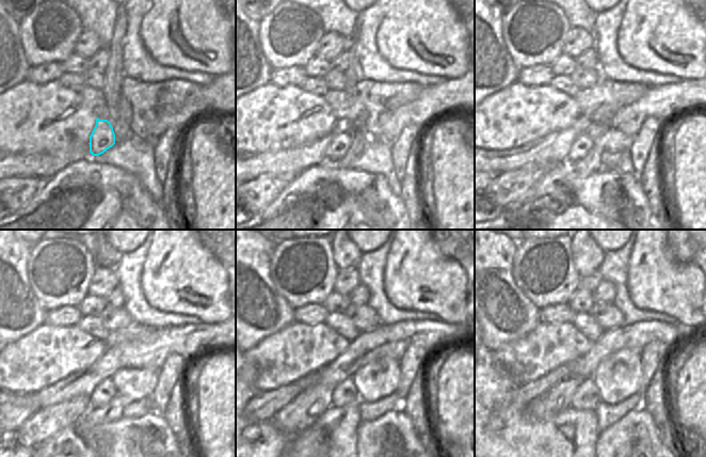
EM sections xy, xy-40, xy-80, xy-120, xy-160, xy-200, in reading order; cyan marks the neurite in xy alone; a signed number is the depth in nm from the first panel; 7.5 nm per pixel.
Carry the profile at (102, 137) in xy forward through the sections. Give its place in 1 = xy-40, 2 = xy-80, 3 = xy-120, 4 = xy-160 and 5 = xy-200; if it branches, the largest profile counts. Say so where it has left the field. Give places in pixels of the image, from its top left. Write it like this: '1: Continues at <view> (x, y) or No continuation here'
1: Continues at xy-40 (341, 140)
2: Continues at xy-80 (580, 147)
3: Continues at xy-120 (106, 391)
4: Continues at xy-160 (345, 393)
5: Continues at xy-200 (587, 396)

